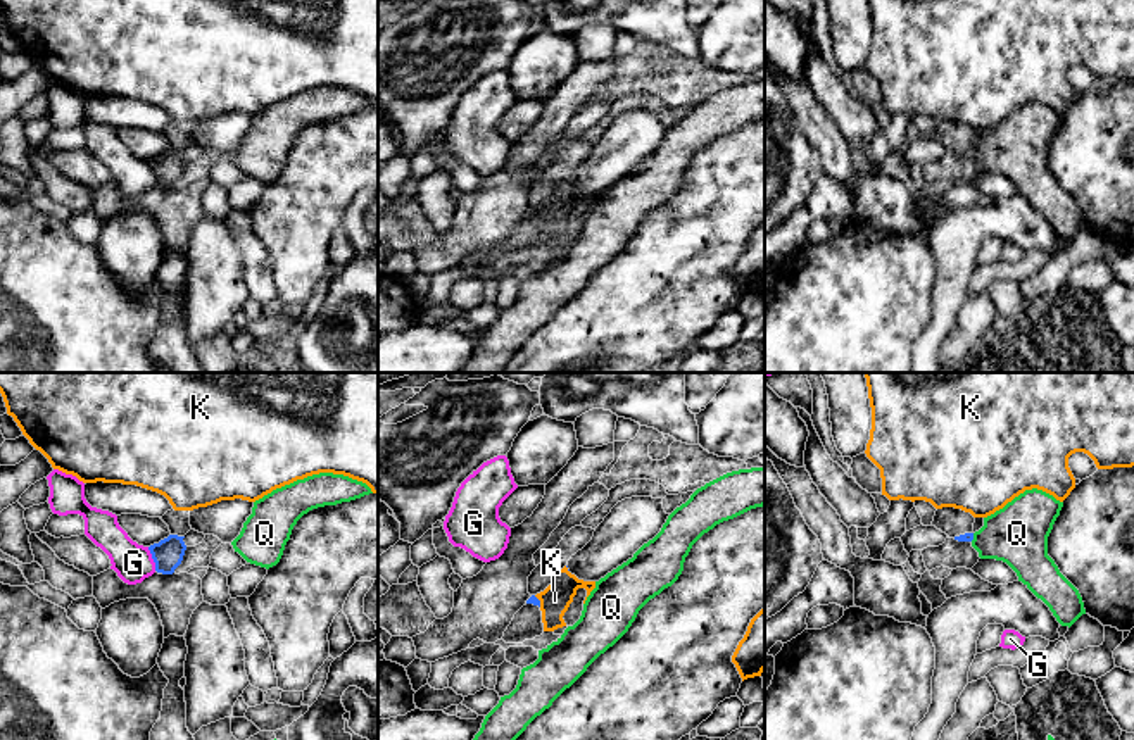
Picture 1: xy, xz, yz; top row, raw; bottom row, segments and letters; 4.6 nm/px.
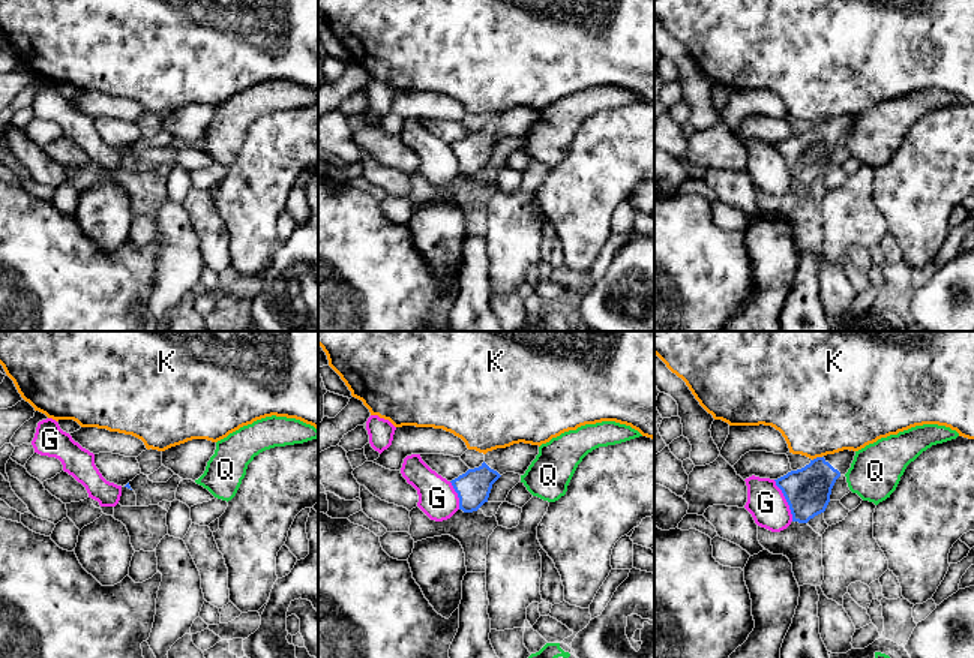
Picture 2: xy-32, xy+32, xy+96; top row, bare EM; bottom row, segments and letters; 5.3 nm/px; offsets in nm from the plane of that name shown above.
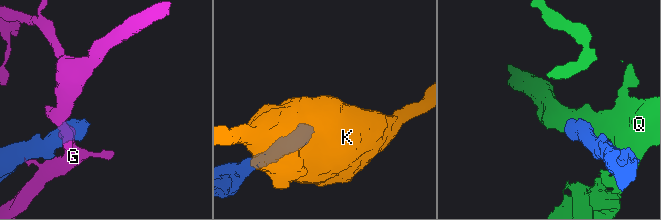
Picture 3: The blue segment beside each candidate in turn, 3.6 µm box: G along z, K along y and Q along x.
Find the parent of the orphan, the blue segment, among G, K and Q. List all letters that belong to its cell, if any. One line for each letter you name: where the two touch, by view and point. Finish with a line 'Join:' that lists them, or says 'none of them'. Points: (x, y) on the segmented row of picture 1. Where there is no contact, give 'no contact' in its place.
Join: none of them

